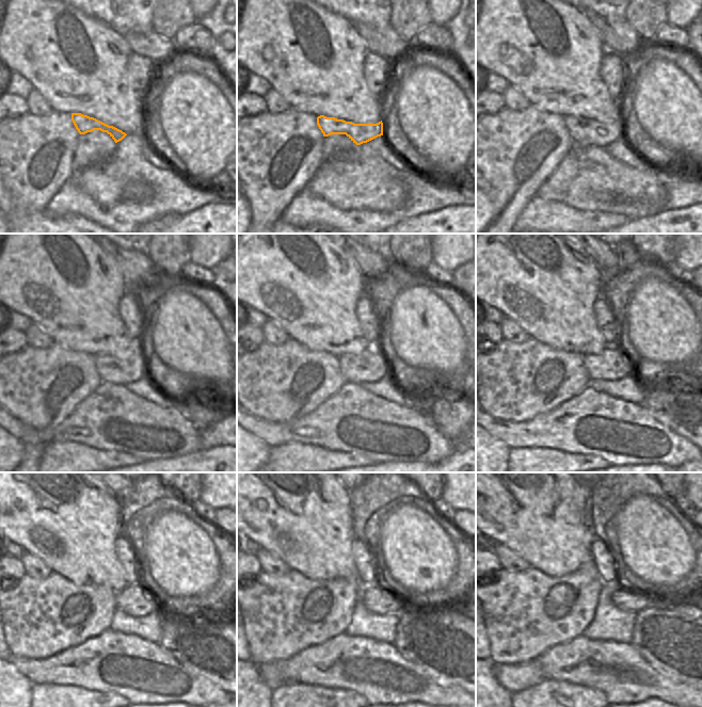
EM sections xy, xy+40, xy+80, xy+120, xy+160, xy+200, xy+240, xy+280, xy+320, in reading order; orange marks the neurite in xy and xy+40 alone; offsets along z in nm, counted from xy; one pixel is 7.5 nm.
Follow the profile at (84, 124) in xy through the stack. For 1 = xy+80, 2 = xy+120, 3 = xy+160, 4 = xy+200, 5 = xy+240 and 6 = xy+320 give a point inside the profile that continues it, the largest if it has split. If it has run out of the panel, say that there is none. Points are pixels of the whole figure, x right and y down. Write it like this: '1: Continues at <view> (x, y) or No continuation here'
1: Continues at xy+80 (600, 133)
2: Continues at xy+120 (131, 369)
3: Continues at xy+160 (375, 365)
4: Continues at xy+200 (615, 364)
5: Continues at xy+240 (137, 600)
6: Continues at xy+320 (621, 599)

